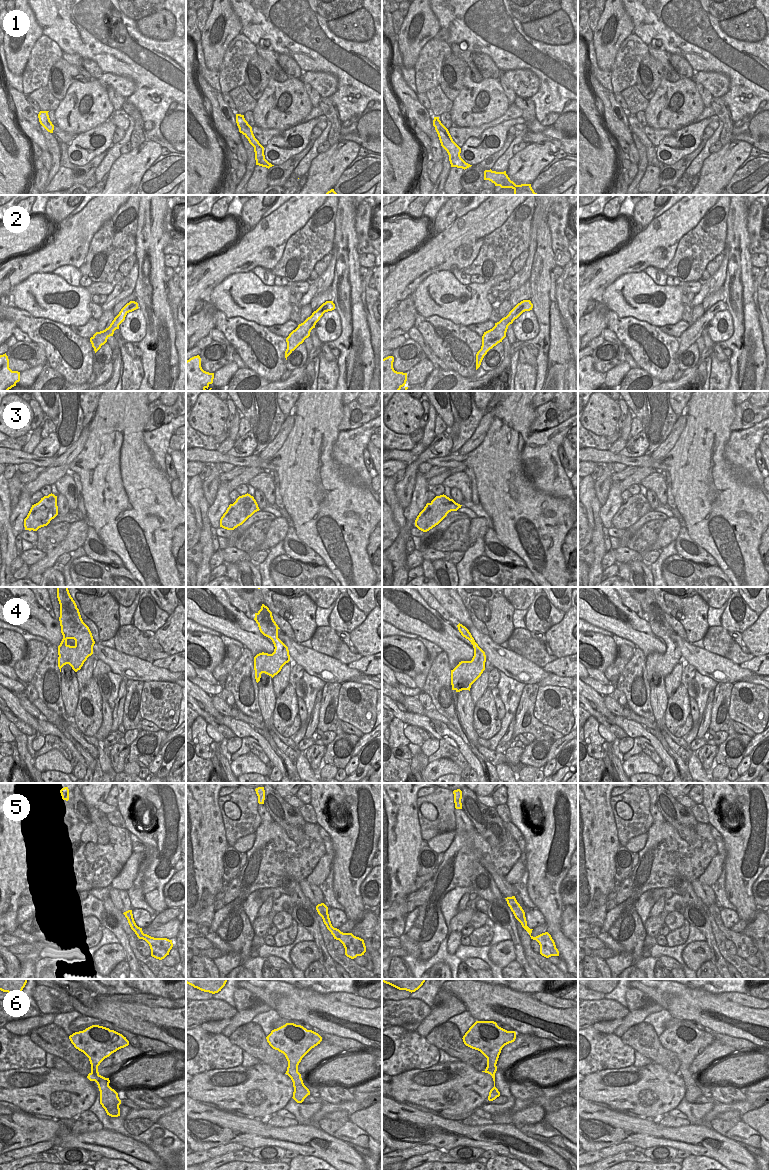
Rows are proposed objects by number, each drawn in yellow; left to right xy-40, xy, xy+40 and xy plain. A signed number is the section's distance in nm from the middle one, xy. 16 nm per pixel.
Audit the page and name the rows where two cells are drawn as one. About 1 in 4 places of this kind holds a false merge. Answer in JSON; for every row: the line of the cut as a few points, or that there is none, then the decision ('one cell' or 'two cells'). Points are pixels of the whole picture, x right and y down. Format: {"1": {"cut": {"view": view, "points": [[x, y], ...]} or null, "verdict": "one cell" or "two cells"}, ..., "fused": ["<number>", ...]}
{"1": {"cut": null, "verdict": "one cell"}, "2": {"cut": null, "verdict": "one cell"}, "3": {"cut": null, "verdict": "one cell"}, "4": {"cut": null, "verdict": "one cell"}, "5": {"cut": null, "verdict": "one cell"}, "6": {"cut": null, "verdict": "one cell"}, "fused": []}

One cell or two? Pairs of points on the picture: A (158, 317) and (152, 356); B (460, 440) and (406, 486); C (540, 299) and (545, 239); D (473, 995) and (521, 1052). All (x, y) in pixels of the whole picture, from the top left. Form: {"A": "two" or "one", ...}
{"A": "one", "B": "two", "C": "one", "D": "two"}

